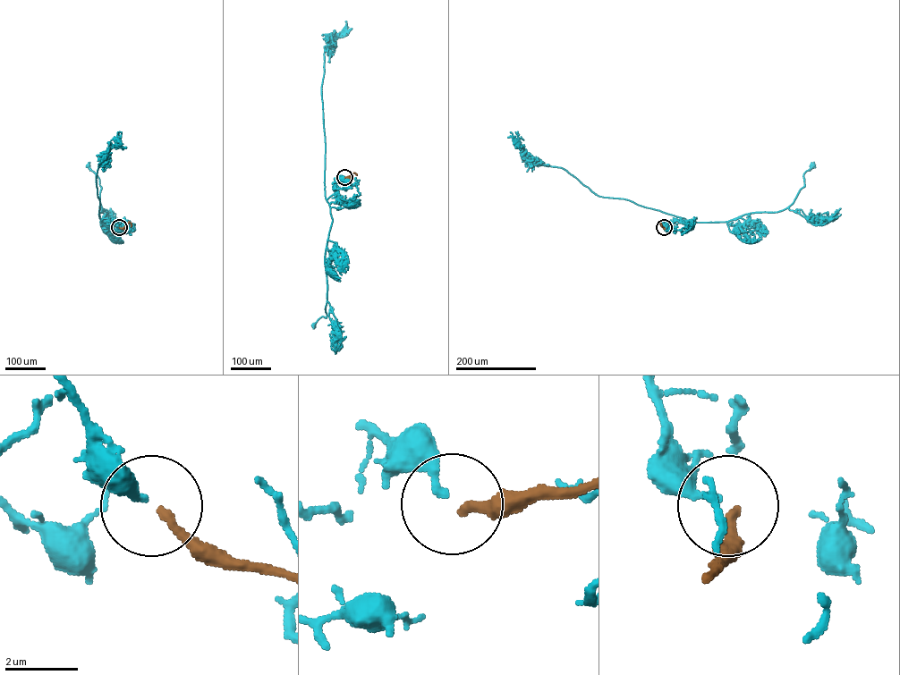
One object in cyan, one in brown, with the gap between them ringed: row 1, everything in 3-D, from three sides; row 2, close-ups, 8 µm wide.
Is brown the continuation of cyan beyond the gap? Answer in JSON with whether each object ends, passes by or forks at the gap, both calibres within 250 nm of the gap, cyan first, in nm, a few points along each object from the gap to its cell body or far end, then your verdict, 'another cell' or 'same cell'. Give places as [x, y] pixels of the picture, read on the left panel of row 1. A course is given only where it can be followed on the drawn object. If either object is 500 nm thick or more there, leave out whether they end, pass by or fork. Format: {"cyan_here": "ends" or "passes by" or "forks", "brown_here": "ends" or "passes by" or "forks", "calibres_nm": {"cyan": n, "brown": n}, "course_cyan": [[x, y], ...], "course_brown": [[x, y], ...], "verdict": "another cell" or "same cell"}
{"cyan_here": "ends", "brown_here": "ends", "calibres_nm": {"cyan": 220, "brown": 240}, "course_cyan": [[119, 227], [108, 218], [101, 221], [106, 222], [102, 221], [99, 216], [101, 187], [98, 177], [89, 165]], "course_brown": [[119, 227], [129, 222], [131, 226]], "verdict": "another cell"}

